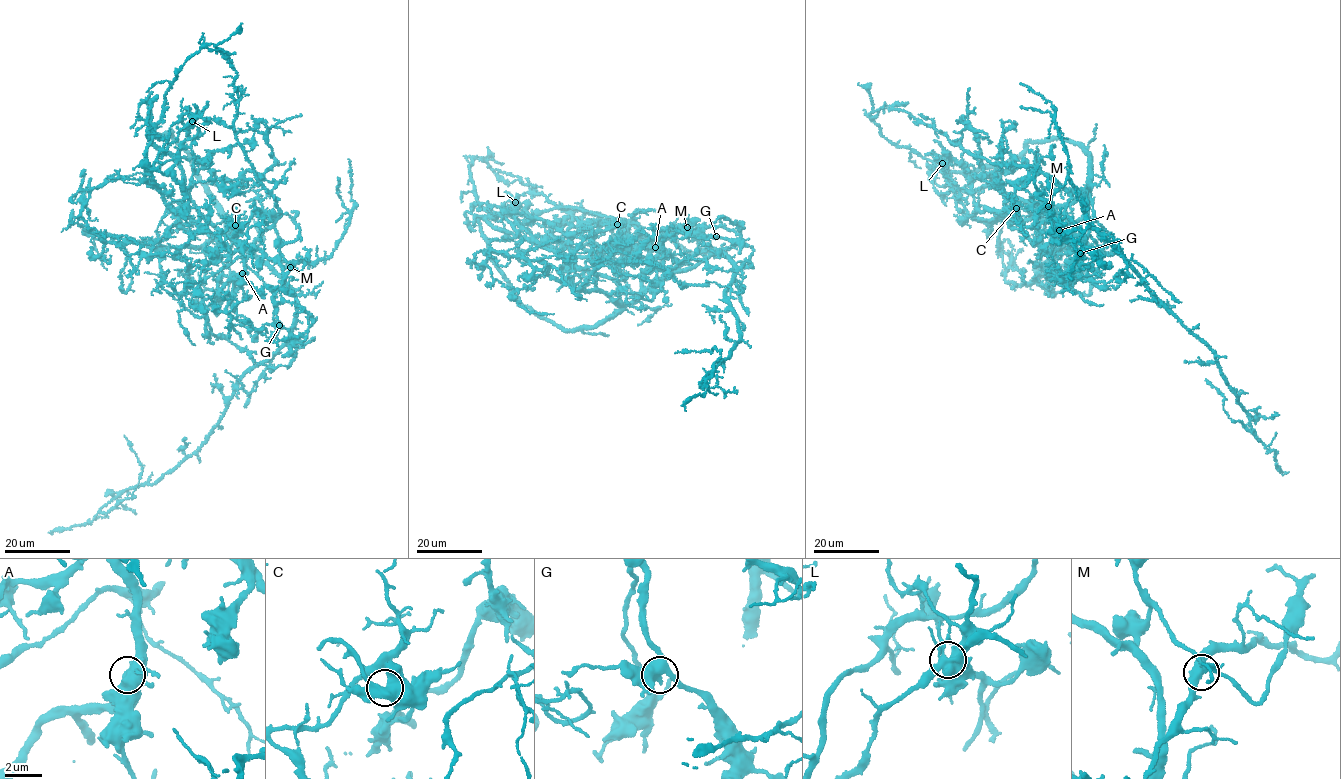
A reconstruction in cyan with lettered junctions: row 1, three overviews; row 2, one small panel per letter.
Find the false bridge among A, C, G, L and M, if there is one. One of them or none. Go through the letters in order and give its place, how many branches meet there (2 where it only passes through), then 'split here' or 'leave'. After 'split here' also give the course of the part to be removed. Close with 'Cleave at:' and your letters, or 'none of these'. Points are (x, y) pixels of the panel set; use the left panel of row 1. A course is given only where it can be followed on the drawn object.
A: at (242, 273); 4 branches meet; leave
C: at (235, 225); 4 branches meet; leave
G: at (279, 325); 4 branches meet; leave
L: at (192, 121); 7 branches meet; split here; foreign part runs (191, 121), (181, 129), (159, 159)
M: at (290, 267); 5 branches meet; leave
Cleave at: L

